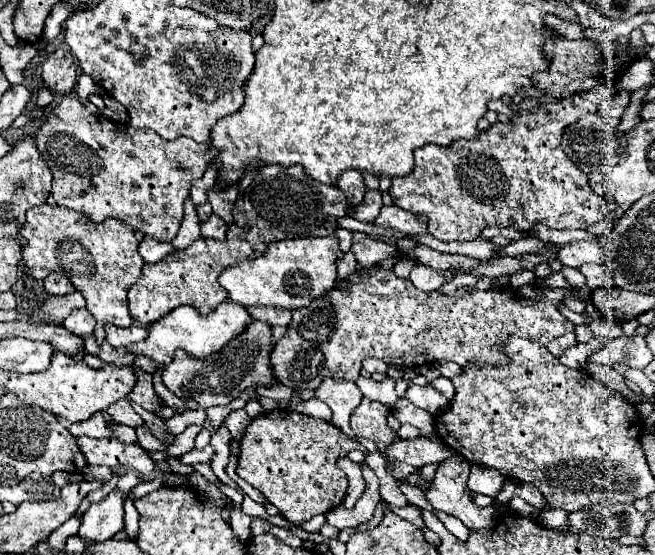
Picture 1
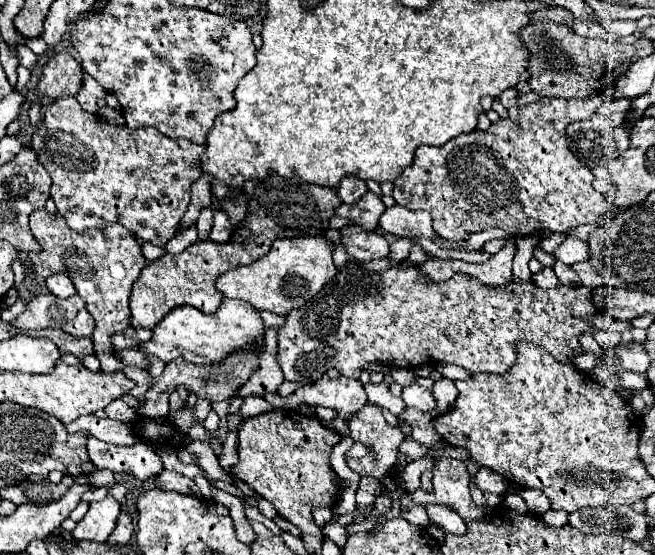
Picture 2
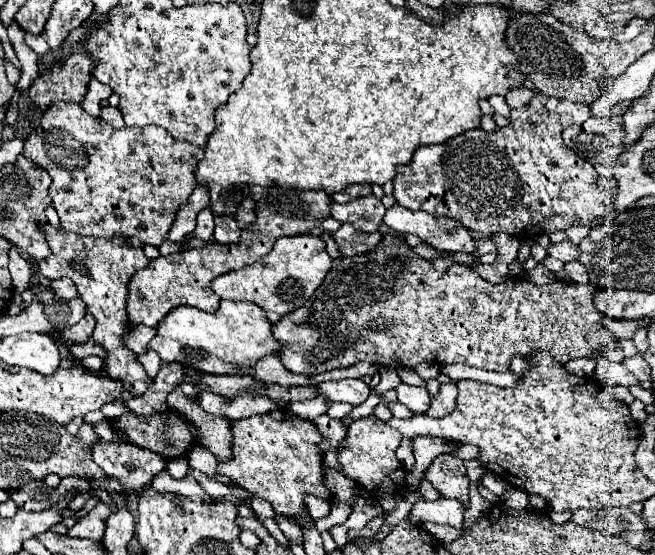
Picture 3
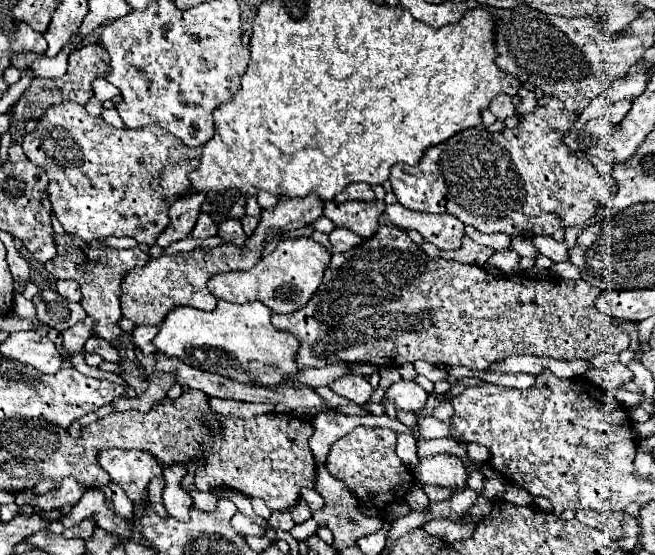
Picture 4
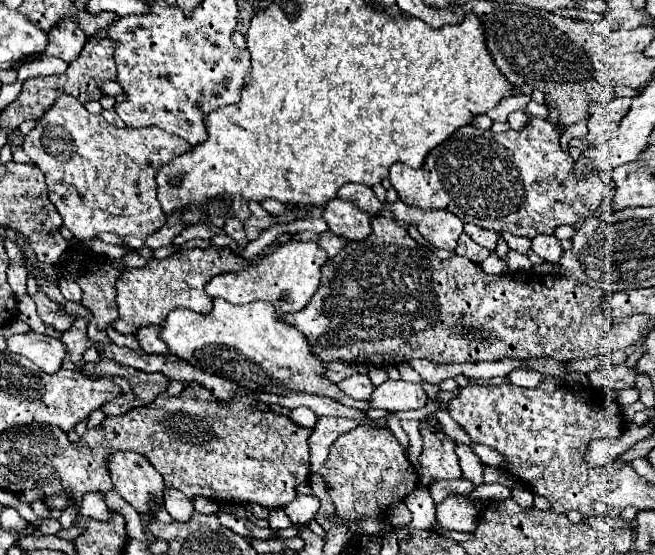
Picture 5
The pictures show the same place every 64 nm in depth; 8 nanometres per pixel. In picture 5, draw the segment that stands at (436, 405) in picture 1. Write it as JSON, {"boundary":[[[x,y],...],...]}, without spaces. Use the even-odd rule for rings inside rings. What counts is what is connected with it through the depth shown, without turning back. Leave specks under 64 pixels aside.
{"boundary":[[[386,380],[372,392],[368,402],[372,410],[398,412],[398,410],[424,408],[426,400],[428,396],[420,384],[412,384],[404,380]]]}

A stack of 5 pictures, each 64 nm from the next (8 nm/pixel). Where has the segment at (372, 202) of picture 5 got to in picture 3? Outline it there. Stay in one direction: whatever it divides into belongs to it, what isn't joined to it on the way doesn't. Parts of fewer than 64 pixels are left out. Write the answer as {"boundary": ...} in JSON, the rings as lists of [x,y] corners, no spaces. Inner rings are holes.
{"boundary":[[[350,184],[348,188],[344,188],[344,192],[338,192],[336,196],[332,196],[332,200],[334,202],[348,202],[348,200],[364,198],[370,194],[372,194],[372,188],[368,184]]]}

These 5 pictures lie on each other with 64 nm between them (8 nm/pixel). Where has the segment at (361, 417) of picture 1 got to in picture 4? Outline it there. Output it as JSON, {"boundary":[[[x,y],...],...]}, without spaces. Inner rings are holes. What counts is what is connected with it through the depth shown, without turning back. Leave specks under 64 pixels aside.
{"boundary":[[[354,428],[332,444],[326,458],[326,468],[350,490],[350,494],[358,500],[358,506],[366,510],[402,500],[414,482],[412,476],[406,482],[406,464],[396,456],[396,432],[390,428]]]}

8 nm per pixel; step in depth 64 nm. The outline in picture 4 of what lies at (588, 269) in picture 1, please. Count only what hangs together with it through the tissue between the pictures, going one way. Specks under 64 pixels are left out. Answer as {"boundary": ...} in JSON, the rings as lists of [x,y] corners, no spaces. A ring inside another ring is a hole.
{"boundary":[[[568,262],[554,264],[554,266],[550,268],[550,272],[552,272],[554,276],[562,276],[562,278],[574,278],[574,280],[578,280],[578,278],[580,278],[578,268],[576,268],[576,266],[572,266],[572,264],[568,264]]]}

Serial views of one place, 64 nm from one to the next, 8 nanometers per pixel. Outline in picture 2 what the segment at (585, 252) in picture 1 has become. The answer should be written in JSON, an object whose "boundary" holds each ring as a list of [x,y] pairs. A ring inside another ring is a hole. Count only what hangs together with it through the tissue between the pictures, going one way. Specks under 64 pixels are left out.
{"boundary":[[[566,238],[556,250],[554,250],[556,260],[572,266],[576,262],[582,262],[588,258],[588,244],[576,238]]]}

